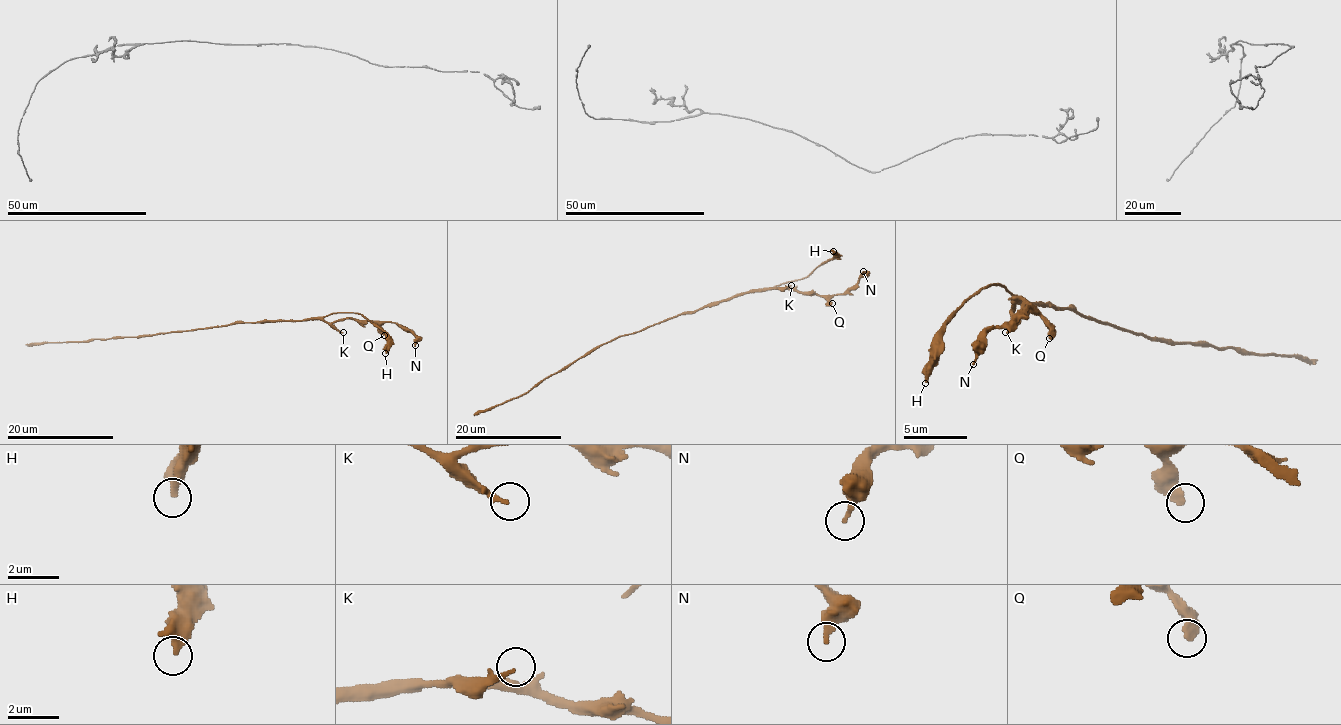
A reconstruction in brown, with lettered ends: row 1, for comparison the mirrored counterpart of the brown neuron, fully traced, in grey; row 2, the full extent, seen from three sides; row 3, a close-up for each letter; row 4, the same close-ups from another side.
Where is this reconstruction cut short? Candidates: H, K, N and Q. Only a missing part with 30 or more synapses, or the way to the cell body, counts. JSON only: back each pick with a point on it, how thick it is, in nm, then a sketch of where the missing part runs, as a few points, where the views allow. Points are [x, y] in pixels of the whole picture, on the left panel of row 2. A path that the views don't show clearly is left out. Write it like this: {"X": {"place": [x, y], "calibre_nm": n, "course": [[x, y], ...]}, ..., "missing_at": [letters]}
{"missing_at": []}

